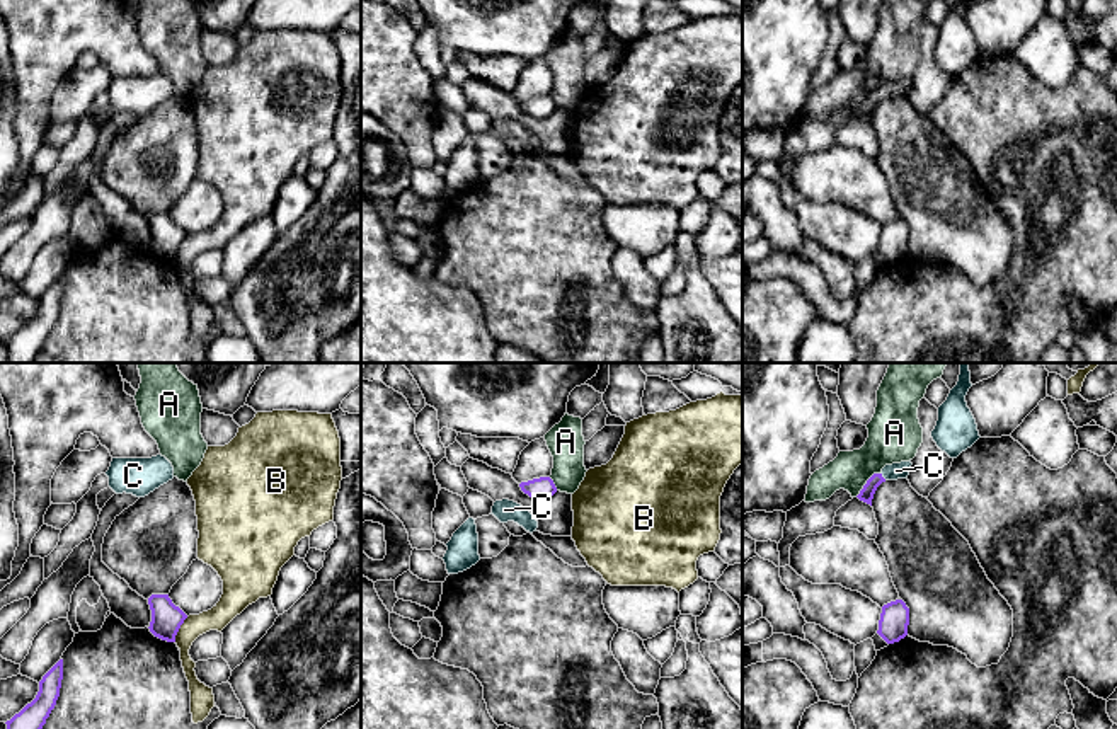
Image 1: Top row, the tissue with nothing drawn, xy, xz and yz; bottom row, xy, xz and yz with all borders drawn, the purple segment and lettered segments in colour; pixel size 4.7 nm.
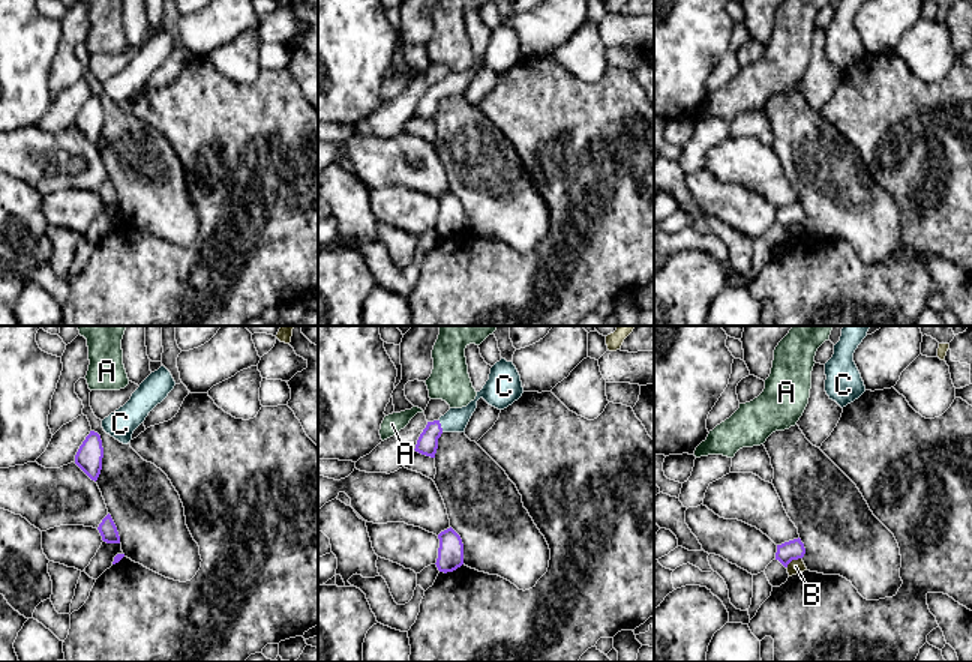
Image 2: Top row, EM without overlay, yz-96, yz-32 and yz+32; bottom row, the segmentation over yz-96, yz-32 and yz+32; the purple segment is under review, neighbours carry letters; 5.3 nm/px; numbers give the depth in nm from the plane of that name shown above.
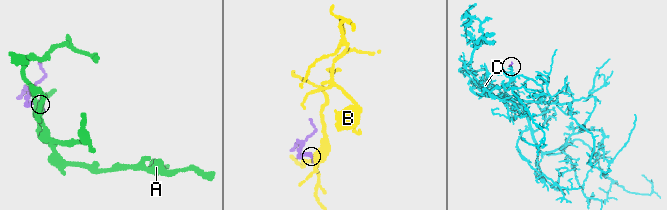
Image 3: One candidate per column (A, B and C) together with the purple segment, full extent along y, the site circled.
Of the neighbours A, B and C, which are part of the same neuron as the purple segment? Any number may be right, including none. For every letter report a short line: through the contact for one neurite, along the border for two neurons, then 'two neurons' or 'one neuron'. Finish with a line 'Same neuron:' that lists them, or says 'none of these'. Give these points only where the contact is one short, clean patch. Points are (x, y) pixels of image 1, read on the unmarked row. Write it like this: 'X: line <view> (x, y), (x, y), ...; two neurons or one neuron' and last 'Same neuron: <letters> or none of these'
A: line yz (879, 91), (855, 114); two neurons
B: line xy (188, 235), (174, 259); two neurons
C: line yz (869, 108), (881, 94), (896, 89); one neuron
Same neuron: C

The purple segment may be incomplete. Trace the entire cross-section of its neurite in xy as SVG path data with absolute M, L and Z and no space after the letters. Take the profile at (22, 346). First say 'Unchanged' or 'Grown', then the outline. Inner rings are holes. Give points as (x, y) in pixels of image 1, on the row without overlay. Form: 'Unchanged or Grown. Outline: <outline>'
Unchanged. Outline: M60 278L39 300L36 317L7 339L9 363L34 363L60 315L63 278Z

